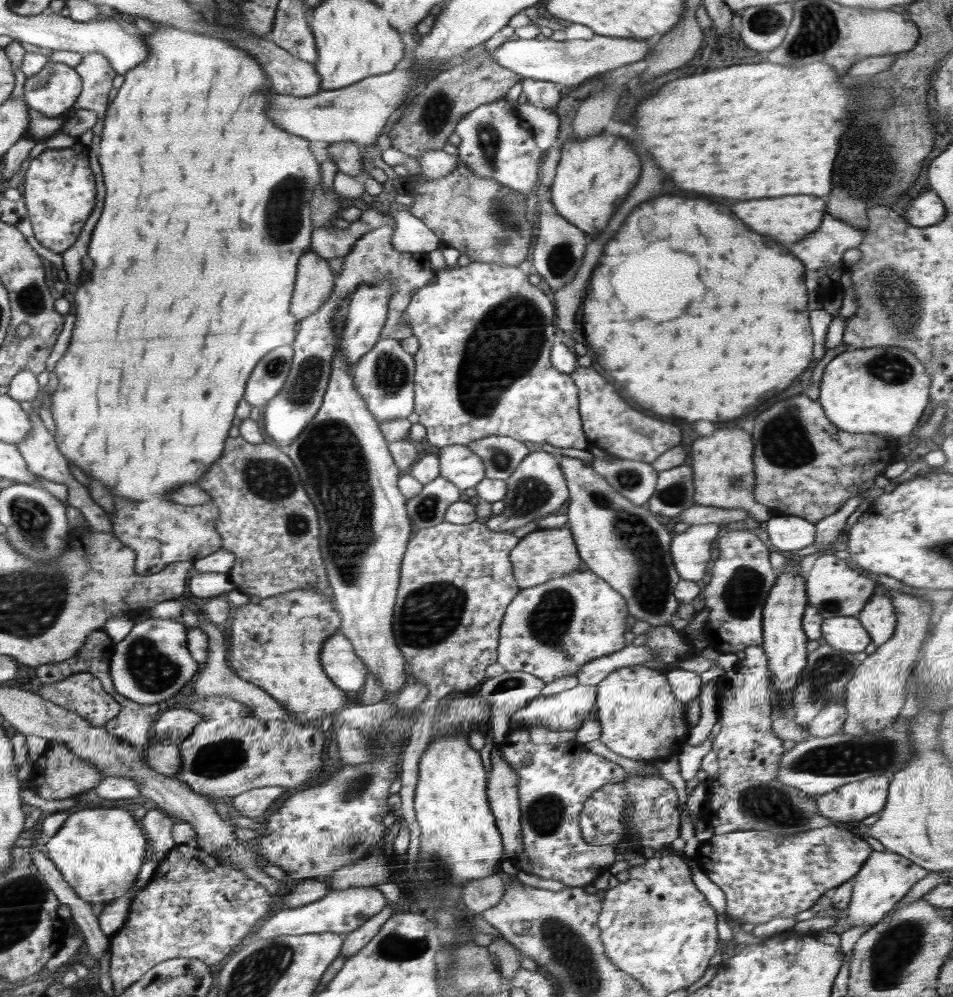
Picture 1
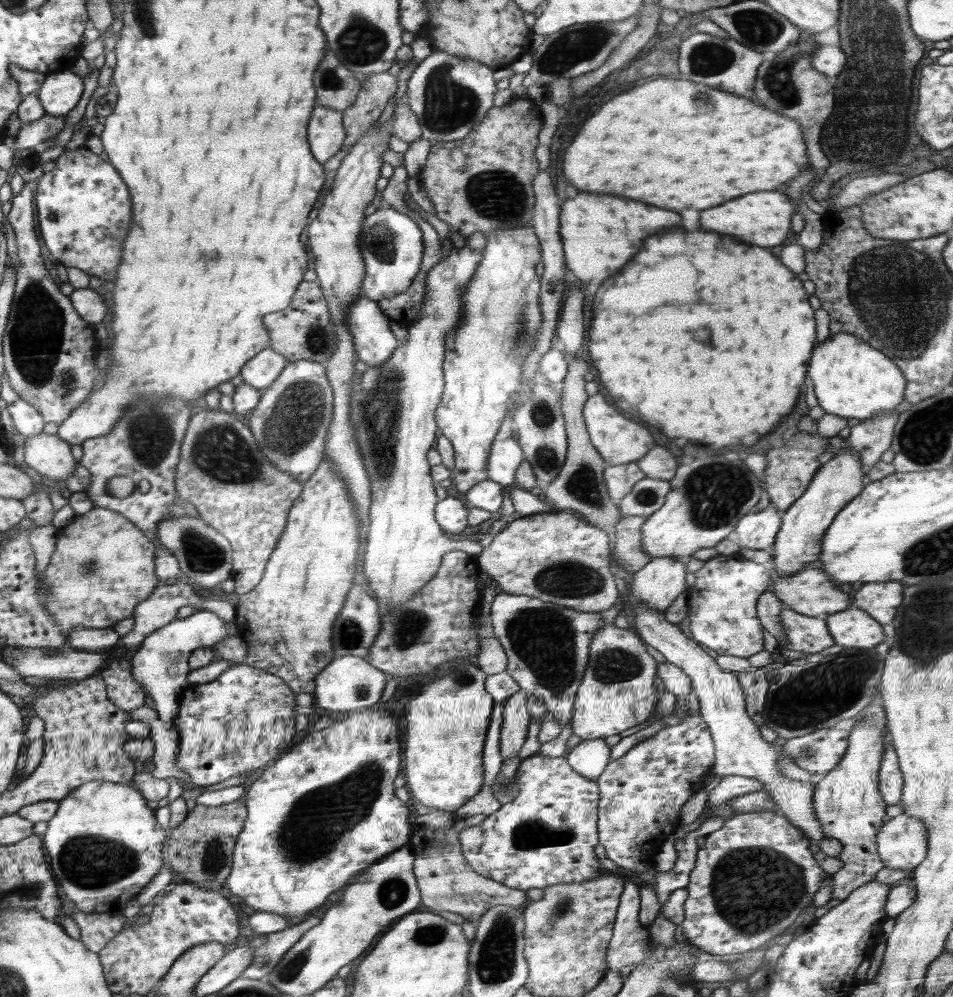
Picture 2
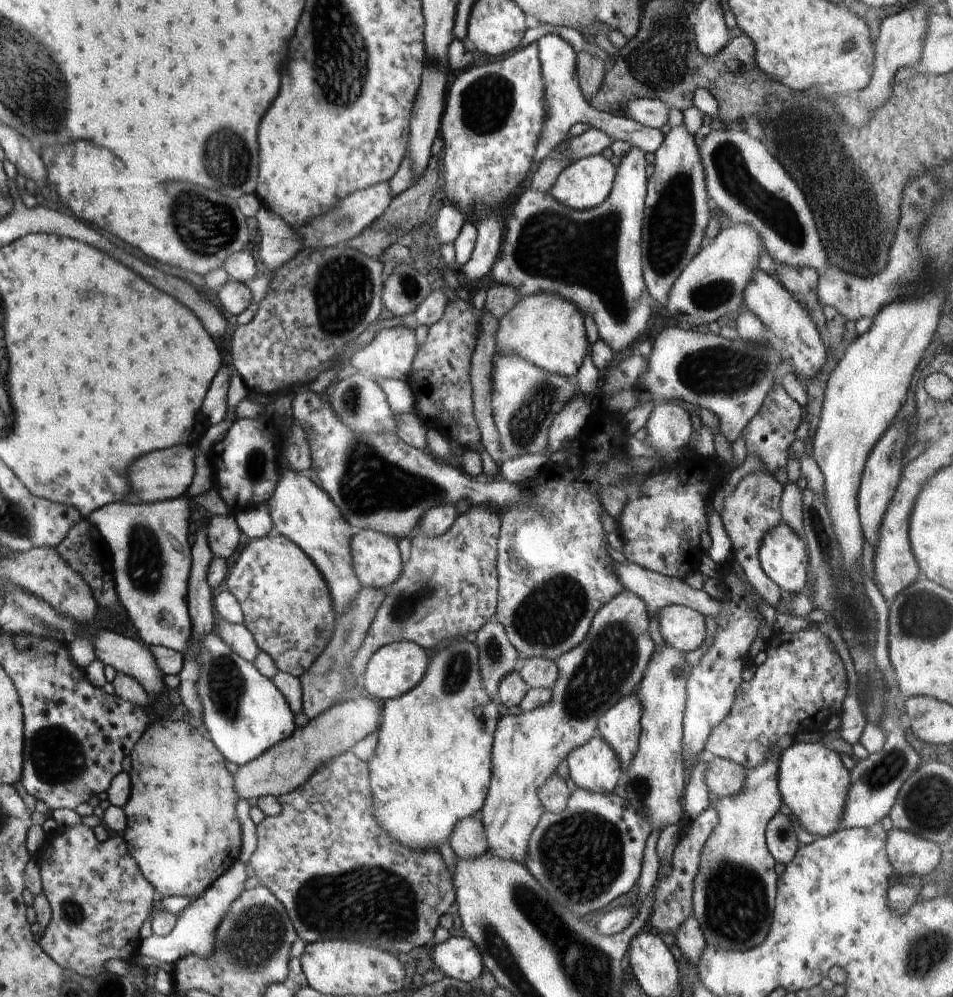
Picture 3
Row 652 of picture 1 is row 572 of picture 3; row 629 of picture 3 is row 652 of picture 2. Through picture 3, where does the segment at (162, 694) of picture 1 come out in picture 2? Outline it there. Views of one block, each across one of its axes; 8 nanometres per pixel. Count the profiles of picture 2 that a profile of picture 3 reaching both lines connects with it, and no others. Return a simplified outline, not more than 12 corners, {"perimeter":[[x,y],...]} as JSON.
{"perimeter":[[200,609],[144,639],[132,679],[170,721],[189,686],[189,655],[226,639]]}

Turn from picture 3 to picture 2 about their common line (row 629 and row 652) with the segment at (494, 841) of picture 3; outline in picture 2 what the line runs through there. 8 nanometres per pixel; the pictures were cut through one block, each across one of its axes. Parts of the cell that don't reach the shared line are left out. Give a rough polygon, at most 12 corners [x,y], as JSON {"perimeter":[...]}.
{"perimeter":[[594,632],[572,734],[652,718],[658,663],[638,634]]}

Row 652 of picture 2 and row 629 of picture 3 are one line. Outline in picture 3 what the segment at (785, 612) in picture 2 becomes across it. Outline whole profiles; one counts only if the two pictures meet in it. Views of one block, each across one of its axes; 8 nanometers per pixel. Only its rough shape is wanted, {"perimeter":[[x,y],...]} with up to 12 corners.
{"perimeter":[[815,627],[774,631],[705,752],[755,769],[847,695]]}

